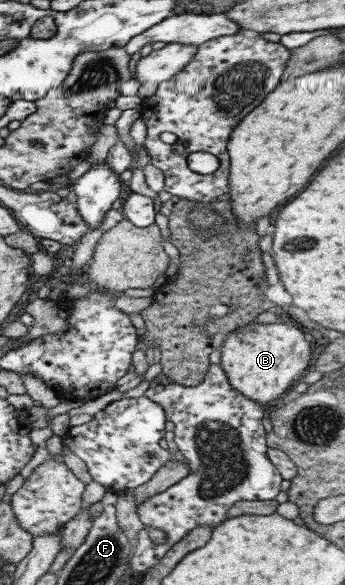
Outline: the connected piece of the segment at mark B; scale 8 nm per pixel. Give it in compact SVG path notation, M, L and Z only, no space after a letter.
M253 320L239 328L225 335L219 352L221 369L231 387L247 400L273 403L297 384L309 369L311 347L301 331L283 321L263 324Z

